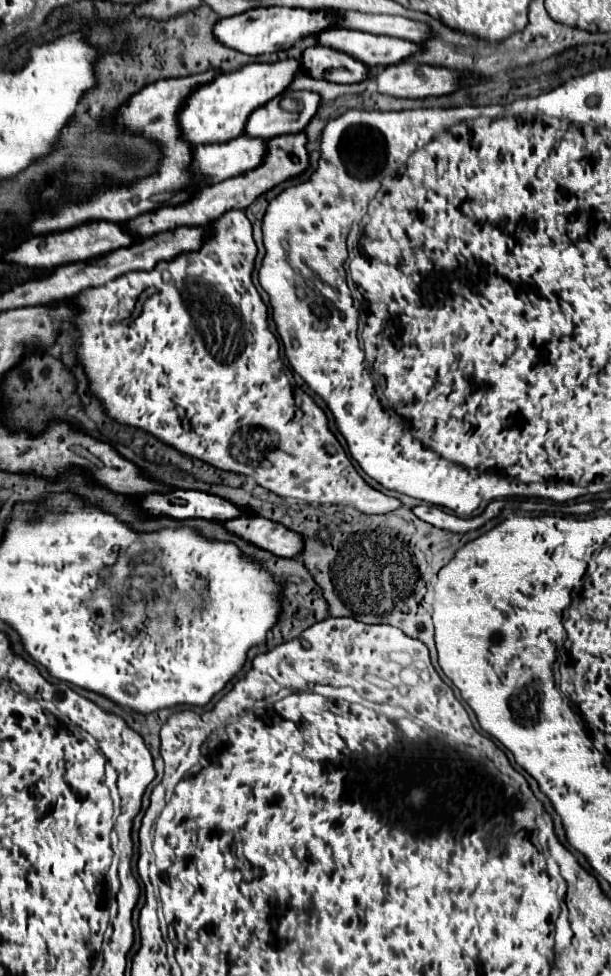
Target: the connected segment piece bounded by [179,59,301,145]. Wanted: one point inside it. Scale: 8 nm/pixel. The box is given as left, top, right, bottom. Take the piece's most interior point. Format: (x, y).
(216, 112)

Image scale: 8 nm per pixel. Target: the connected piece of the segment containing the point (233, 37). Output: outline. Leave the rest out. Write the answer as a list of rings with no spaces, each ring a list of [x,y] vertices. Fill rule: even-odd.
[[[259,7],[229,19],[221,19],[215,25],[215,35],[229,49],[237,49],[239,53],[245,55],[265,55],[265,53],[277,53],[289,49],[299,41],[313,39],[319,33],[323,33],[323,29],[333,29],[333,27],[335,21],[331,21],[331,17],[323,17],[323,13],[313,13],[307,9],[287,9],[287,7],[267,7],[267,9]]]

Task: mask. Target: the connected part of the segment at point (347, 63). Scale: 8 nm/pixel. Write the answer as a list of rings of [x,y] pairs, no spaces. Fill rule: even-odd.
[[[307,47],[303,53],[303,73],[313,79],[325,79],[339,85],[353,85],[367,79],[369,67],[351,55],[331,47]]]

